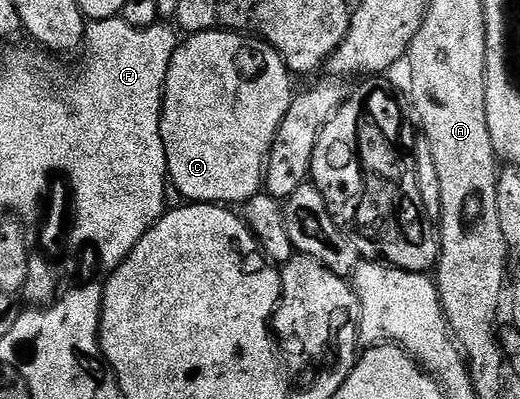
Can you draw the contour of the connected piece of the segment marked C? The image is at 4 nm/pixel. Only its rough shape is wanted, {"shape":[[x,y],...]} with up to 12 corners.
{"shape":[[187,35],[160,110],[181,199],[261,193],[293,75],[267,42]]}

